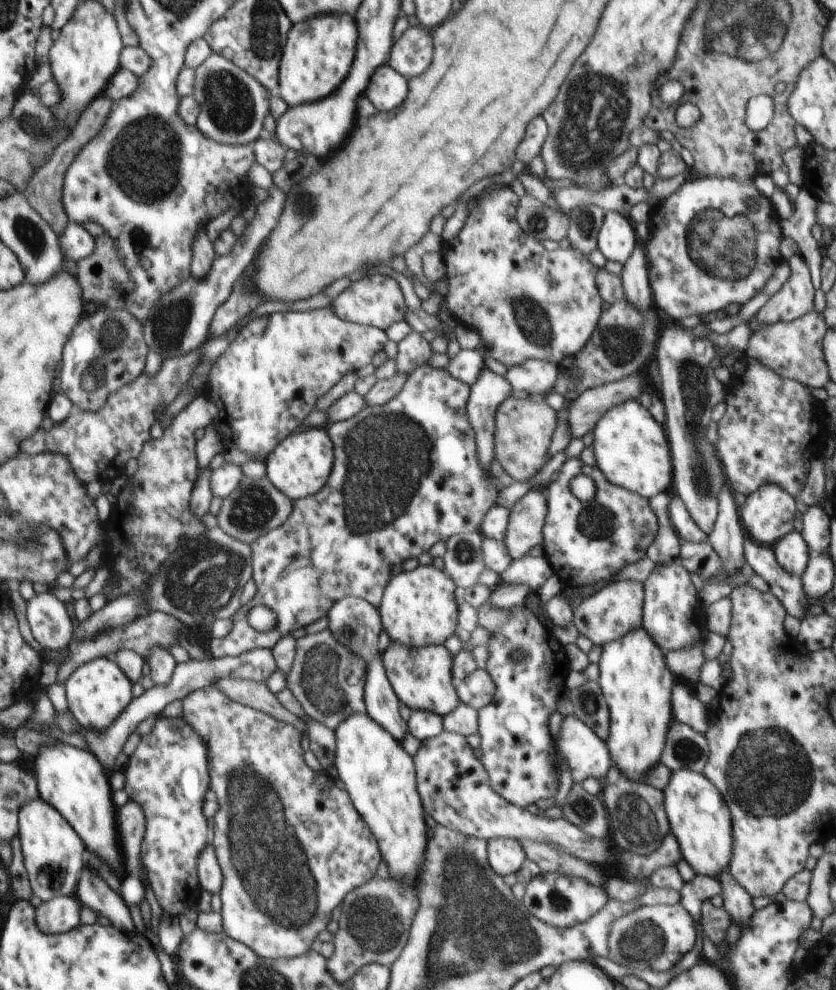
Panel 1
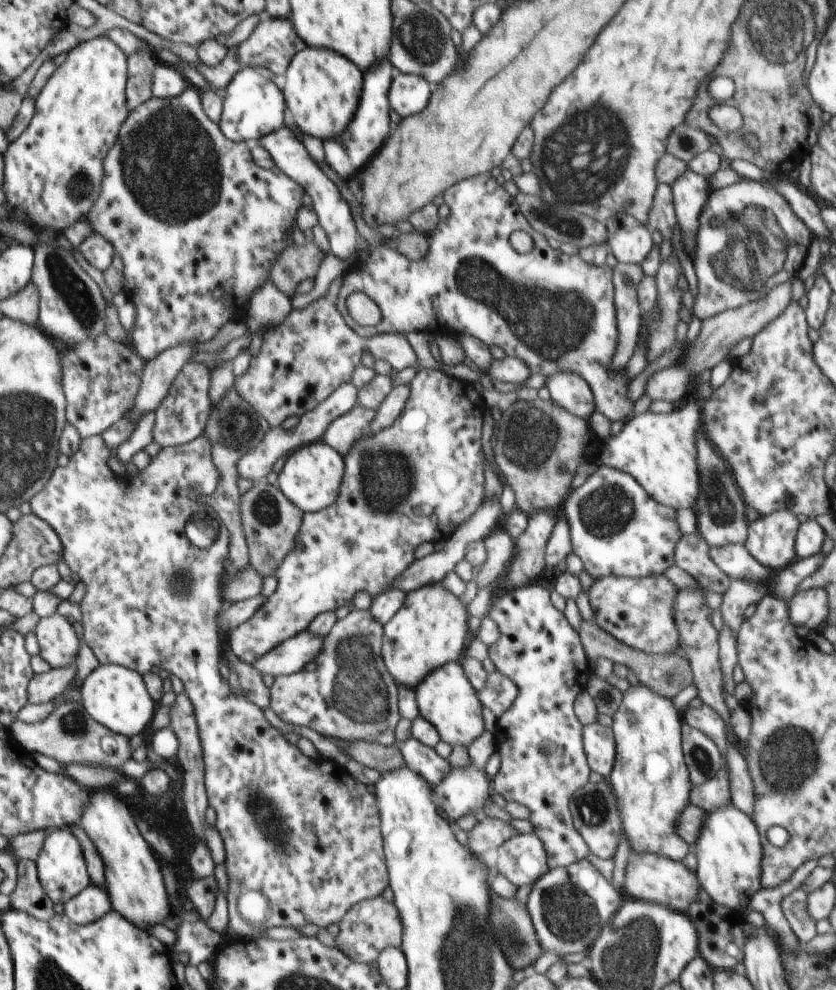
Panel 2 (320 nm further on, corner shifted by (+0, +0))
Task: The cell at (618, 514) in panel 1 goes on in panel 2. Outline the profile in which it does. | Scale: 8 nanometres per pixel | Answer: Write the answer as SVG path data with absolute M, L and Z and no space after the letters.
M605 465L598 467L594 472L579 488L573 489L563 502L559 512L567 518L568 524L571 528L571 545L574 554L577 554L583 562L583 570L588 572L590 576L596 579L610 577L612 575L621 577L636 577L644 578L652 575L662 575L665 570L675 564L675 548L677 542L682 538L683 532L679 529L677 523L677 510L672 507L664 506L659 502L656 502L645 490L640 486L640 483L631 476L631 474L625 473L624 471L609 468Z

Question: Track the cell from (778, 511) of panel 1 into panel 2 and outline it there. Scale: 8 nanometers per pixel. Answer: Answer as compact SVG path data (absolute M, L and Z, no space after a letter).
M791 510L774 511L748 523L746 550L771 570L782 570L798 558L795 538L801 523Z

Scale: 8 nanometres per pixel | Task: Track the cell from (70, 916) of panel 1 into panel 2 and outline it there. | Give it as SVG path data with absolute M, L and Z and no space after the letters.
M90 884L76 897L64 904L64 916L76 924L87 925L100 920L112 908L106 887Z

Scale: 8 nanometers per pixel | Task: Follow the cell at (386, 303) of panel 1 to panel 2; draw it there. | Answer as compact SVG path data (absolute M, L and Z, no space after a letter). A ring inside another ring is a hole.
M491 173L479 174L478 176L464 179L462 182L454 184L454 186L450 186L450 194L448 194L448 190L446 190L444 198L446 198L445 203L450 206L450 215L441 218L441 220L438 221L436 228L427 235L429 249L419 261L408 260L408 258L403 254L400 254L397 250L393 250L386 245L380 245L368 252L366 261L357 262L355 266L343 276L343 287L341 288L339 298L337 299L337 307L340 314L344 317L346 324L361 337L373 337L380 333L400 333L401 335L406 335L408 332L413 331L412 328L414 328L414 331L426 331L426 328L430 331L430 320L434 318L434 320L436 320L436 322L432 324L432 326L434 326L434 328L432 328L434 333L438 332L440 326L444 326L444 328L448 328L450 332L455 332L455 334L452 335L454 337L466 334L469 337L481 340L483 343L486 343L486 346L500 347L508 357L514 357L524 361L530 367L531 374L535 375L538 374L538 372L541 372L543 375L552 376L558 373L576 373L590 385L595 398L596 411L604 414L612 423L621 420L627 421L632 417L634 414L634 401L628 399L628 396L626 395L628 394L628 384L632 380L629 380L624 370L620 372L619 379L615 379L614 376L611 375L612 357L617 351L616 347L618 344L615 288L612 274L613 268L607 264L594 266L588 264L585 260L582 260L582 257L578 254L570 256L560 248L554 249L550 247L547 238L542 233L534 230L528 220L526 220L515 197L511 196L504 187L496 181L496 178ZM515 230L524 230L533 237L534 247L532 252L520 254L512 248L508 237ZM355 292L366 293L366 296L369 296L380 307L382 318L376 326L363 327L350 316L349 310L347 309L347 298Z

